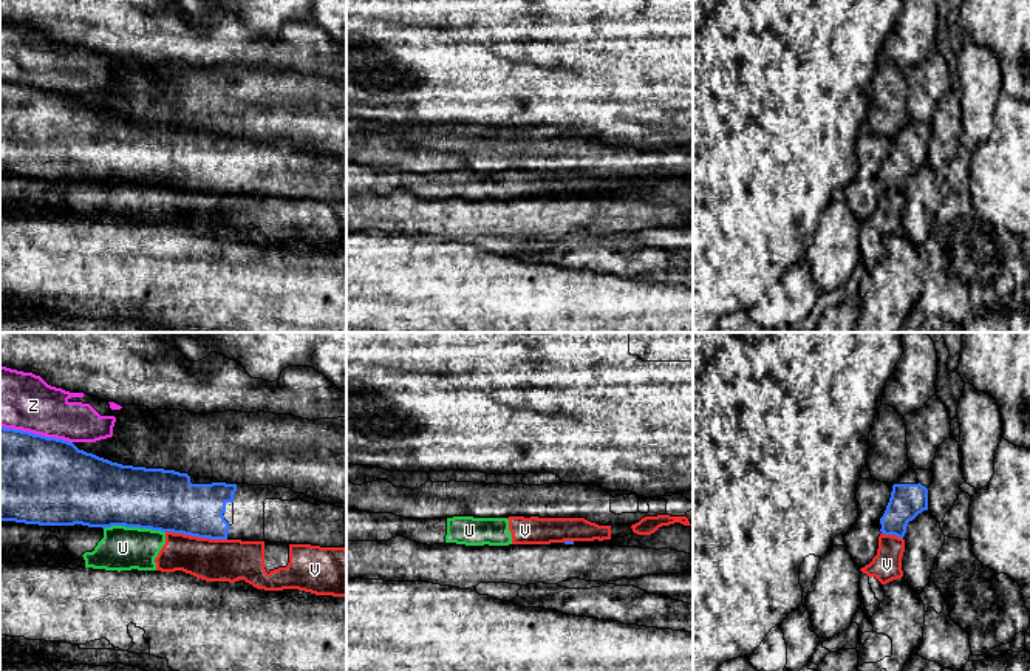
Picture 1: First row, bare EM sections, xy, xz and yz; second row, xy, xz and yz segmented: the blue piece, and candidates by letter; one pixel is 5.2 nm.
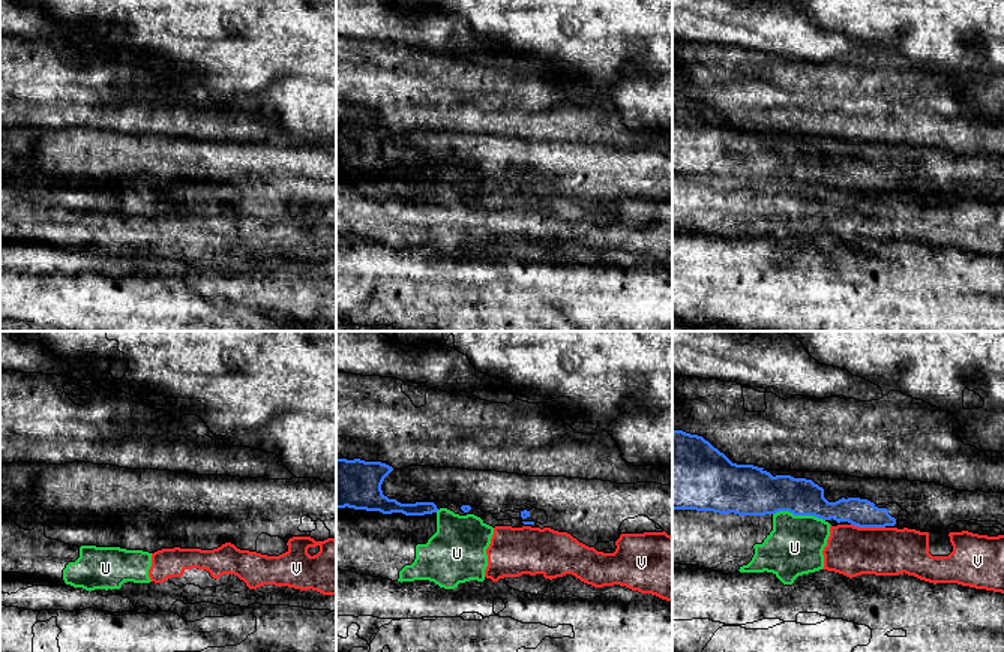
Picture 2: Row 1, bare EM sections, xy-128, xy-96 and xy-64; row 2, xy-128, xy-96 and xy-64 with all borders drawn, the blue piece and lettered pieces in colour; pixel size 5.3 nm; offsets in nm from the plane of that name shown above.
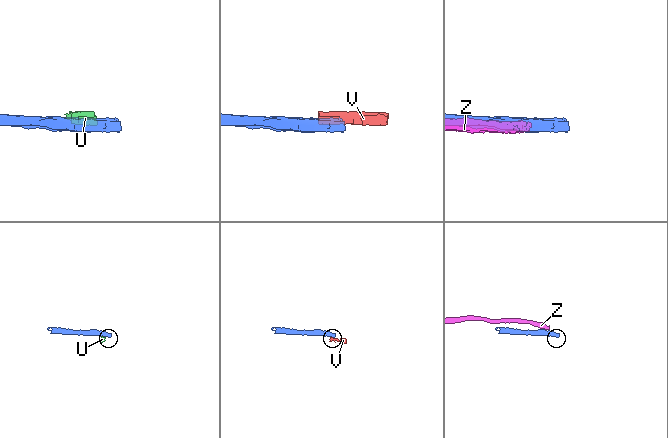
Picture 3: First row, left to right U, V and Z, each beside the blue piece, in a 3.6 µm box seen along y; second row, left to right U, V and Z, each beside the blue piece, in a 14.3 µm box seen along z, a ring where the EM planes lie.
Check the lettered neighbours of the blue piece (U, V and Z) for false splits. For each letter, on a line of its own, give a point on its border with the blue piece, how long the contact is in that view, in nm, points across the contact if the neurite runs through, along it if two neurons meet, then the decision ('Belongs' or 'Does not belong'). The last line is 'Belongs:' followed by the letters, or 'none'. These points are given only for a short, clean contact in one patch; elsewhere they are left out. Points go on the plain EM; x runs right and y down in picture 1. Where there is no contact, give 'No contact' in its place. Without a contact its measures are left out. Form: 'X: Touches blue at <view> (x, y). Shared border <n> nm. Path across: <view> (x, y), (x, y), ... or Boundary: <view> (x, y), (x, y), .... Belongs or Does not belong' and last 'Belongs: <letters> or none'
U: Touches blue at xy (135, 180). Shared border 320 nm. Boundary: xy (104, 181), (138, 180), (164, 186). Does not belong
V: Touches blue at xy (197, 189). Shared border 320 nm. Boundary: xy (166, 184), (226, 194). Does not belong
Z: Touches blue at xy (36, 88). Shared border 380 nm. Does not belong
Belongs: none

